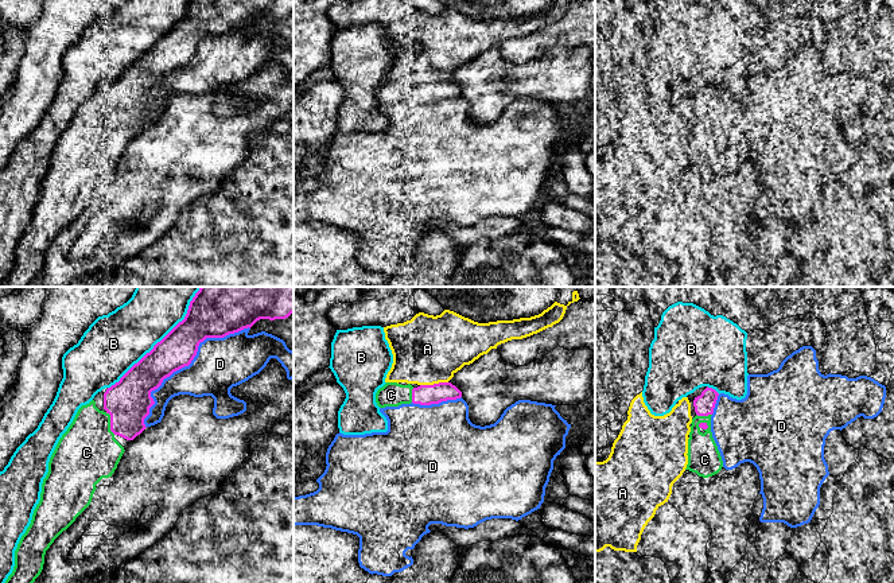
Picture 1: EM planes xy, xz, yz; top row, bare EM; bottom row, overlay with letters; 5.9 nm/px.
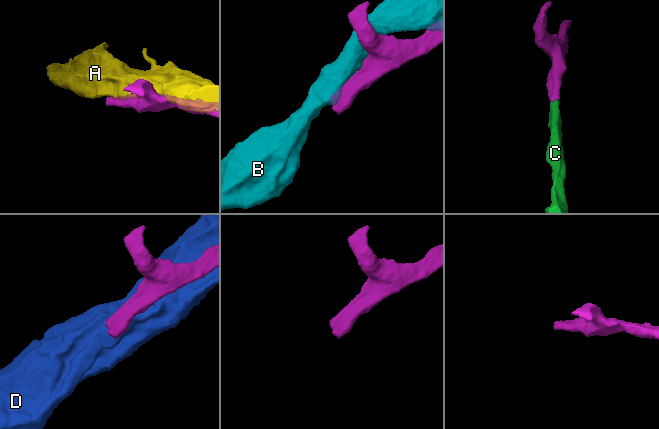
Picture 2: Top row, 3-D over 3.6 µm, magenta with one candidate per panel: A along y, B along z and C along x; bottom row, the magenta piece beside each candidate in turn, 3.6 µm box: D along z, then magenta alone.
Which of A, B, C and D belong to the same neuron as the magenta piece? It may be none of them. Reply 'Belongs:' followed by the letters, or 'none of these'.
Belongs: C

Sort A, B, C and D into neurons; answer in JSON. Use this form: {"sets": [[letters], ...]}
{"sets": [["A"], ["B"], ["C"], ["D"]]}

